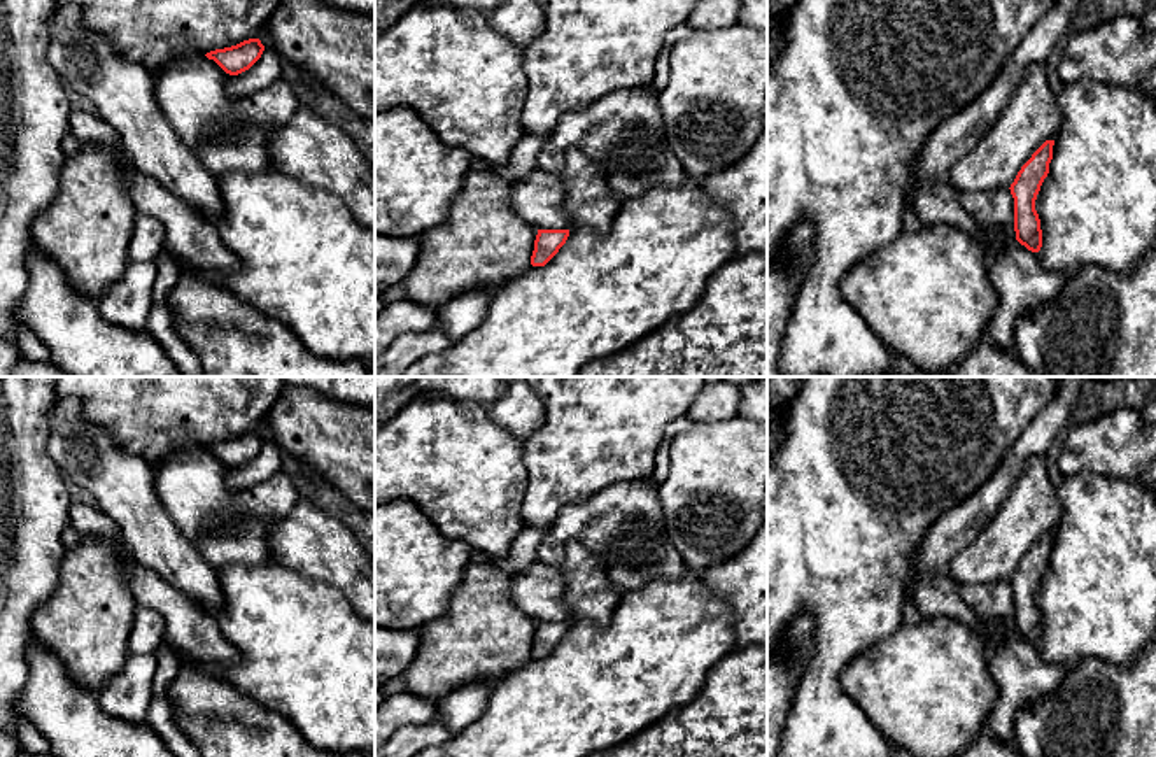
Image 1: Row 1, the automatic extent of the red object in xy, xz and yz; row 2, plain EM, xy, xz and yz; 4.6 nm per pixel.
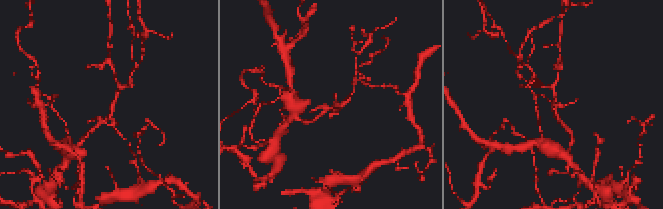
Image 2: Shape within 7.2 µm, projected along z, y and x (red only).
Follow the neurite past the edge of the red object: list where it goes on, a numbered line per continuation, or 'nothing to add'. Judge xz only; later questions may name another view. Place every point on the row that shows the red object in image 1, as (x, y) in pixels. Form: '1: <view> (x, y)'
nothing to add

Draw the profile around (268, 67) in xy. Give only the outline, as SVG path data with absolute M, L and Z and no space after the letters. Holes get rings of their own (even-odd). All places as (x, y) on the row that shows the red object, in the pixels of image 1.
M264 49L261 58L249 70L231 75L229 91L235 96L247 96L264 89L282 77L284 67L285 61L273 49Z

